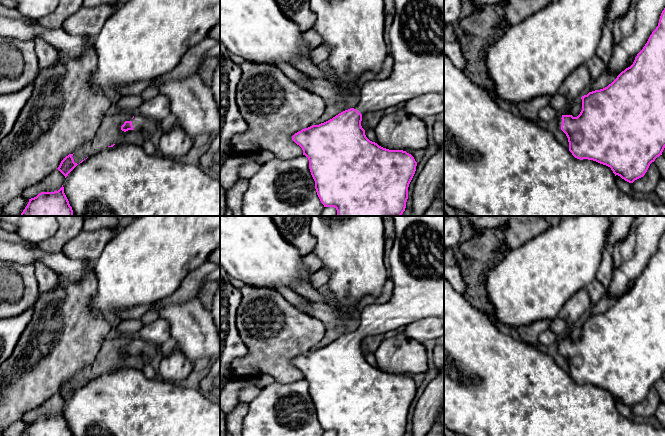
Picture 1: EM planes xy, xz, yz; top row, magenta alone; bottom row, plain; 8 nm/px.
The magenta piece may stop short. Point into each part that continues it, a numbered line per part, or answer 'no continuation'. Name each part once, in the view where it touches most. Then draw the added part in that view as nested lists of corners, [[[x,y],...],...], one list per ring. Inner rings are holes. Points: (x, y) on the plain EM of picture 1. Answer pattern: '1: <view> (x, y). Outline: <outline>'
1: xy (139, 347). Outline: [[[142,339],[134,340],[134,342],[132,343],[132,349],[133,353],[136,355],[142,355],[143,353],[146,352],[150,356],[155,356],[158,354],[159,351],[155,344],[149,343]]]

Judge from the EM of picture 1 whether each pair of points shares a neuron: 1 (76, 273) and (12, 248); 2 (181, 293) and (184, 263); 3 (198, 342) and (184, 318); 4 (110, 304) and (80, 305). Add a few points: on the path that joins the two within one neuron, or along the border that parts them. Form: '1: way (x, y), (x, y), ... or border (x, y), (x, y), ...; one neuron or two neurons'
1: way (60, 264), (42, 256), (28, 256); one neuron
2: border (200, 265), (184, 278), (174, 293), (166, 297); two neurons
3: way (197, 336), (190, 324); one neuron
4: border (98, 283), (89, 304), (89, 312), (93, 316); two neurons

